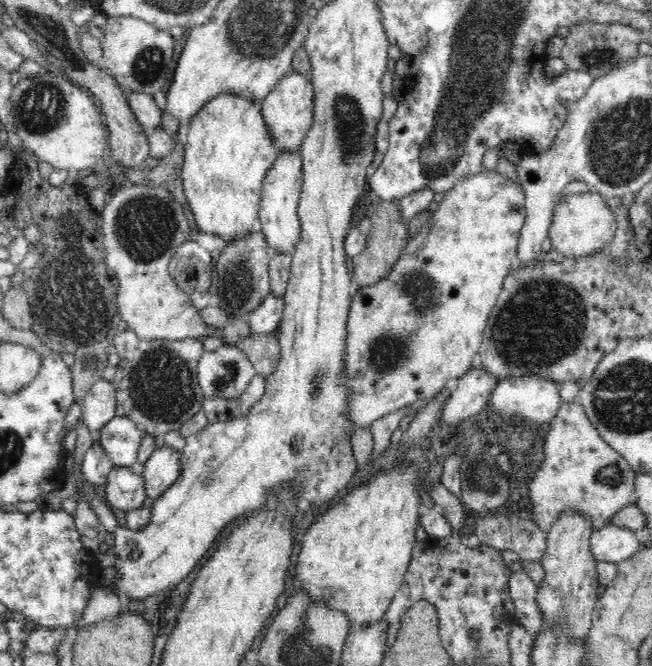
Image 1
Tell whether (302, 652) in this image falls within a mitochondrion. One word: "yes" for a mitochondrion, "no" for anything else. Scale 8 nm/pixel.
yes

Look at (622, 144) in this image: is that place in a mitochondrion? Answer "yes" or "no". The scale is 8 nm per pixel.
yes

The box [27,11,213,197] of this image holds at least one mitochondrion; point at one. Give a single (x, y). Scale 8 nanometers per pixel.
(150, 63)

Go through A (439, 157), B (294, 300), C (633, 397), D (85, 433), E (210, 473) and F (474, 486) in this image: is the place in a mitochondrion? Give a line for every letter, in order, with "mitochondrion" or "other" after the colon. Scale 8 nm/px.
A: mitochondrion
B: other
C: mitochondrion
D: other
E: mitochondrion
F: mitochondrion

